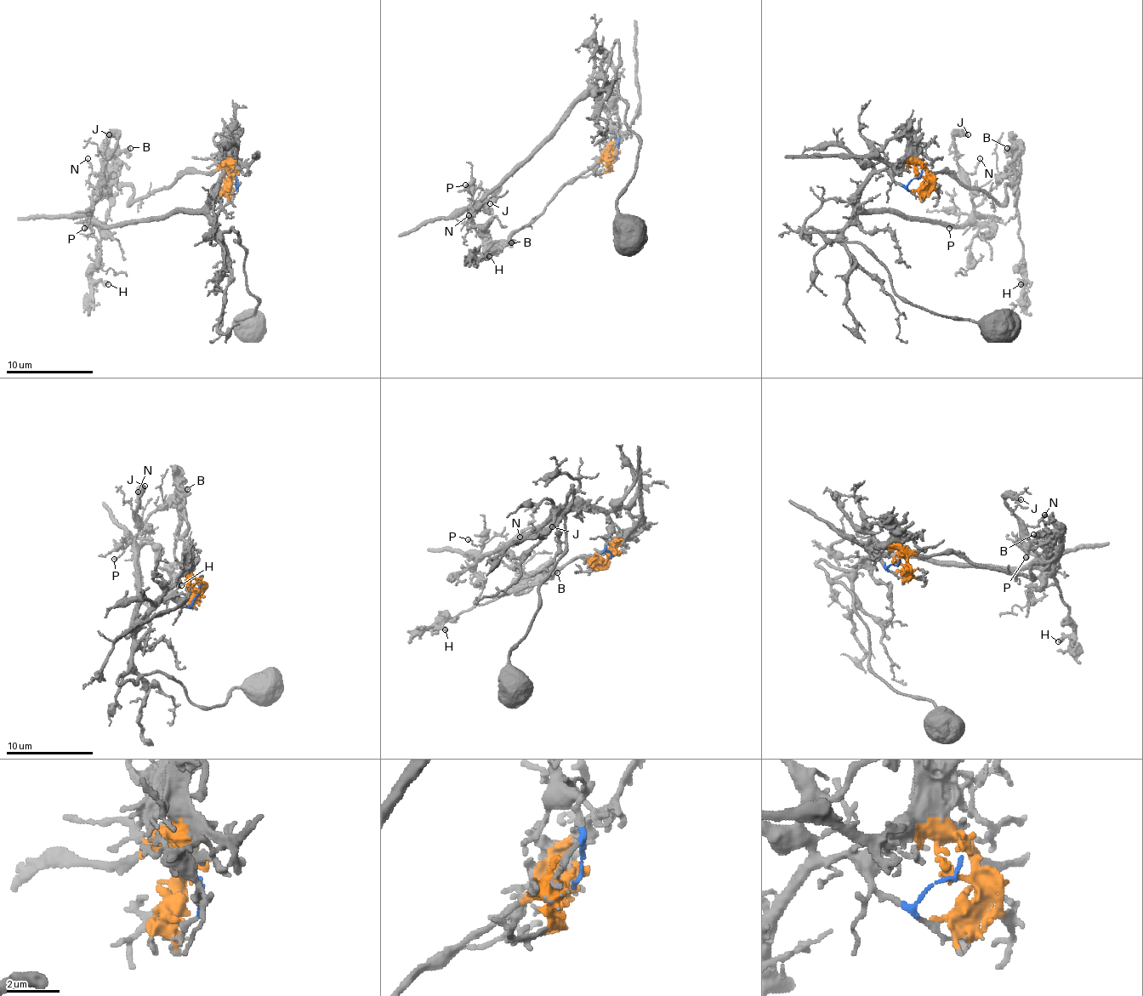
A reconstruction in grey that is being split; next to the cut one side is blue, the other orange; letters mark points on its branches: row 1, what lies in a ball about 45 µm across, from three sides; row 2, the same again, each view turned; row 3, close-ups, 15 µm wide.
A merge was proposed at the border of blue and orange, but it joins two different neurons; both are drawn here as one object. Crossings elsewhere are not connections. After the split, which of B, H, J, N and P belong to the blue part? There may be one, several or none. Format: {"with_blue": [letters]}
{"with_blue": ["J", "N", "P"]}

